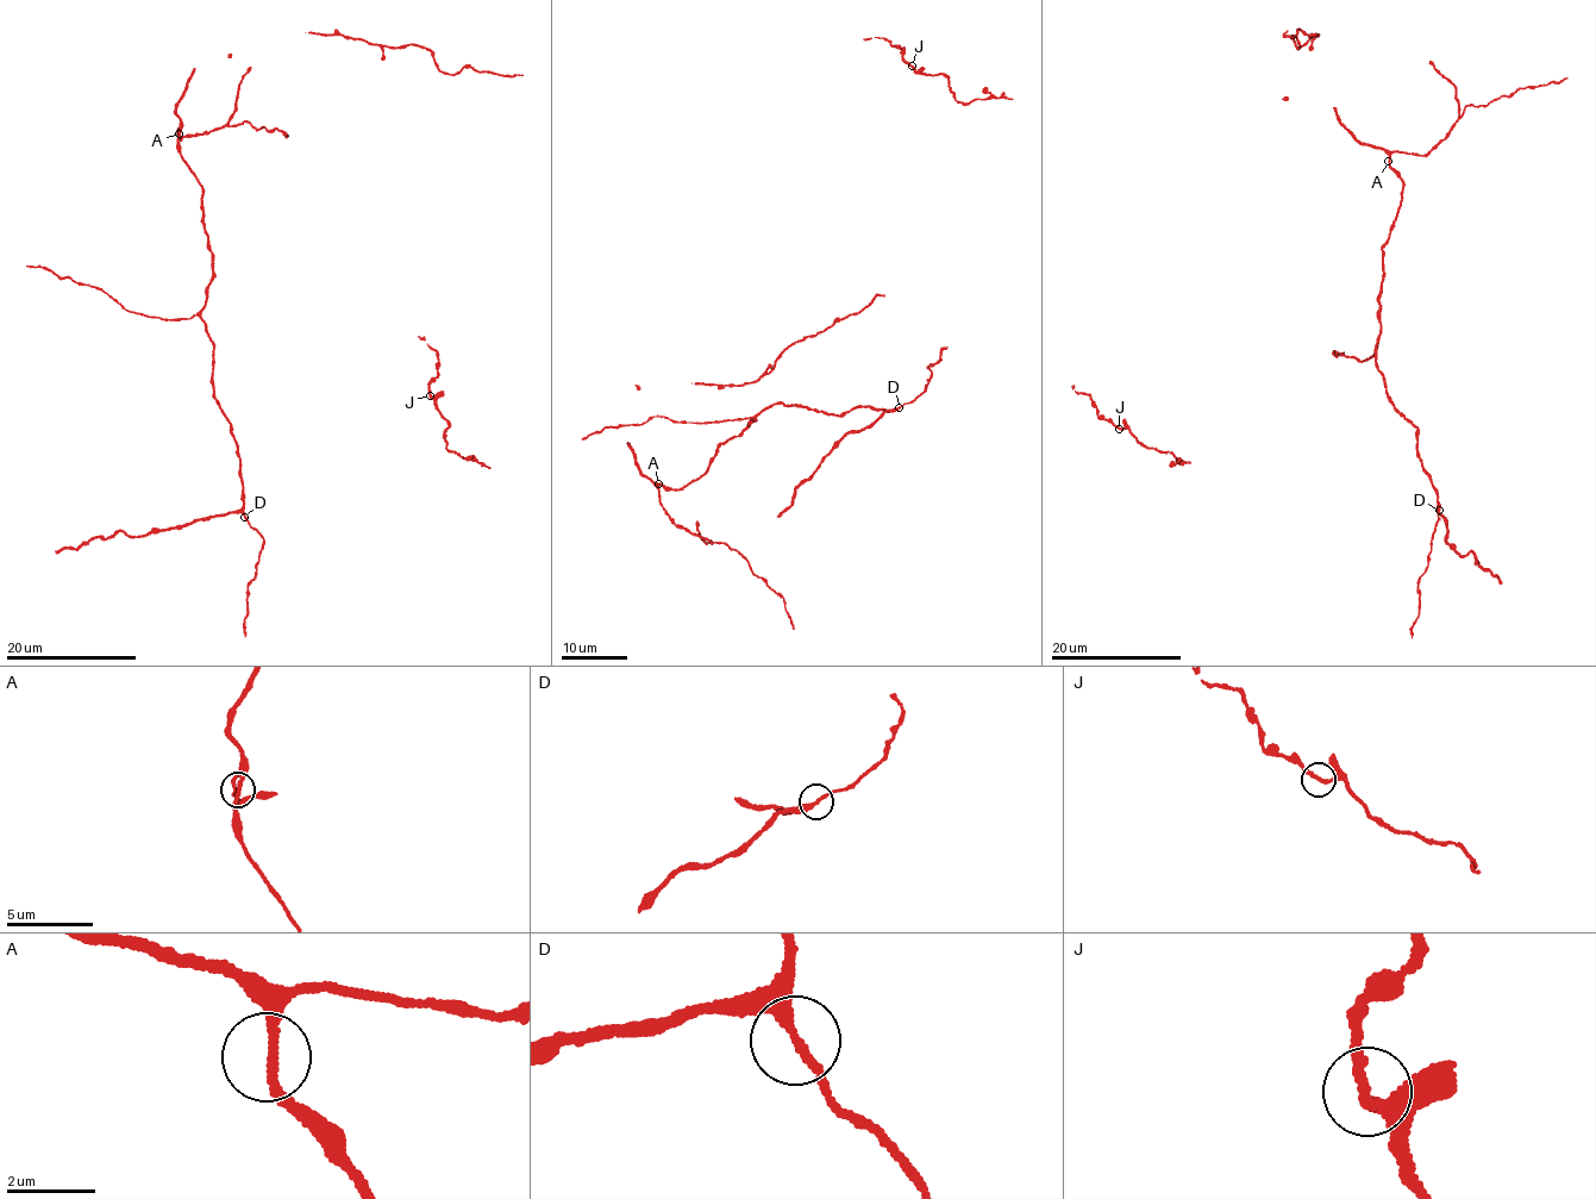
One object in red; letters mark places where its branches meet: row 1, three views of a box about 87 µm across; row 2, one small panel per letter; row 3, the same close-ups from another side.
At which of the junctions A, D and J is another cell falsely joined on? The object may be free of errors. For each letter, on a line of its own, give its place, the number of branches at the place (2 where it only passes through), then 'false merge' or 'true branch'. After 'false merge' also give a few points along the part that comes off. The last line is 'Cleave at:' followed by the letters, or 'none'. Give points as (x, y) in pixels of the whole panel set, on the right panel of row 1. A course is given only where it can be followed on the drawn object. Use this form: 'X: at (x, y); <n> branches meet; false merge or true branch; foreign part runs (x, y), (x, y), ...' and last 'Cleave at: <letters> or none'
A: at (1388, 161); 2 branches meet; true branch
D: at (1439, 510); 2 branches meet; true branch
J: at (1119, 429); 2 branches meet; true branch
Cleave at: none

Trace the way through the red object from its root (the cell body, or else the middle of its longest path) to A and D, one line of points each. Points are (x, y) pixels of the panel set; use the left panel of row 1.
A: (205, 328), (200, 312), (212, 276), (212, 253), (202, 220), (202, 186), (182, 158), (179, 133)
D: (205, 328), (213, 345), (214, 394), (230, 422), (237, 447), (245, 516)

